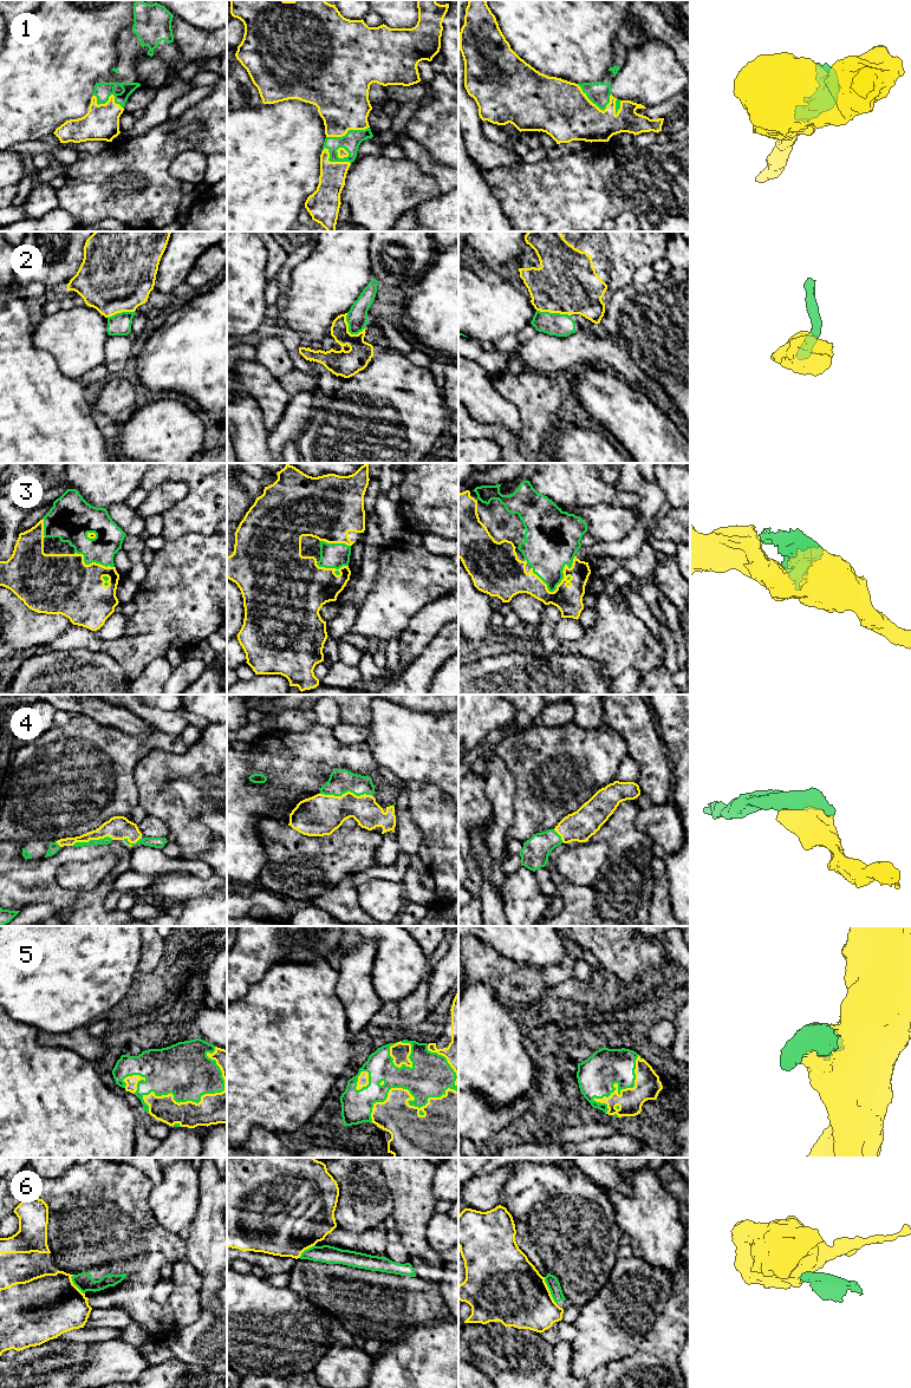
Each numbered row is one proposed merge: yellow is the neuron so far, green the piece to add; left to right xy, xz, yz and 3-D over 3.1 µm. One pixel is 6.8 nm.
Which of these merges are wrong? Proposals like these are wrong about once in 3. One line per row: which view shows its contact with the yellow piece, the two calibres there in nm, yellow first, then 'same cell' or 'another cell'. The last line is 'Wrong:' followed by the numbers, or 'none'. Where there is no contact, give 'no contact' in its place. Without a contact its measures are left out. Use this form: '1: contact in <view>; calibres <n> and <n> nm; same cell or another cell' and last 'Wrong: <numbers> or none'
1: contact in yz; calibres 380 and 150 nm; same cell
2: contact in xz; calibres 180 and 140 nm; another cell
3: contact in yz; calibres 190 and 320 nm; same cell
4: contact in xz; calibres 280 and 170 nm; same cell
5: contact in xy; calibres 220 and 360 nm; same cell
6: contact in yz; calibres 440 and 90 nm; another cell
Wrong: 2, 6

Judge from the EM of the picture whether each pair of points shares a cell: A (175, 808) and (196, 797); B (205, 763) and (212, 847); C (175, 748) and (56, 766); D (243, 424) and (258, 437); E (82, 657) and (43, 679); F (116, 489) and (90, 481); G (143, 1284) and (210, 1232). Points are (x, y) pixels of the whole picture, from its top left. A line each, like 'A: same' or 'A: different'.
A: different
B: same
C: same
D: same
E: same
F: same
G: different

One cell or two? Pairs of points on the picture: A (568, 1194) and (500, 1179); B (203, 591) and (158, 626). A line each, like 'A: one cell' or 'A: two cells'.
A: two cells
B: one cell

